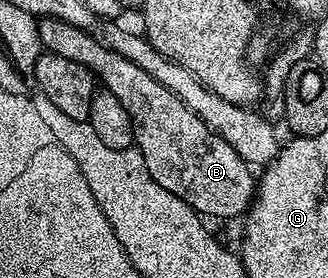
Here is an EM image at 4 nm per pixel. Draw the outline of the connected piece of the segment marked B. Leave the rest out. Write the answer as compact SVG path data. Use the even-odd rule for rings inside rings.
M38 18L37 28L39 41L48 54L67 57L67 61L75 61L88 68L99 80L100 86L110 91L119 100L119 105L127 109L127 117L131 117L133 122L133 142L137 152L141 154L143 161L147 161L147 173L151 173L151 177L155 177L155 181L159 181L159 185L163 185L167 193L191 205L191 209L202 217L214 215L217 219L233 219L236 215L241 217L248 212L255 194L255 175L249 172L252 171L250 164L244 163L239 153L235 153L235 149L231 149L231 145L223 141L223 137L213 132L195 112L187 109L187 105L183 105L183 101L179 101L179 97L175 97L171 89L159 85L159 81L139 69L135 61L119 57L119 53L106 47L100 38L75 25L67 25L67 21Z

